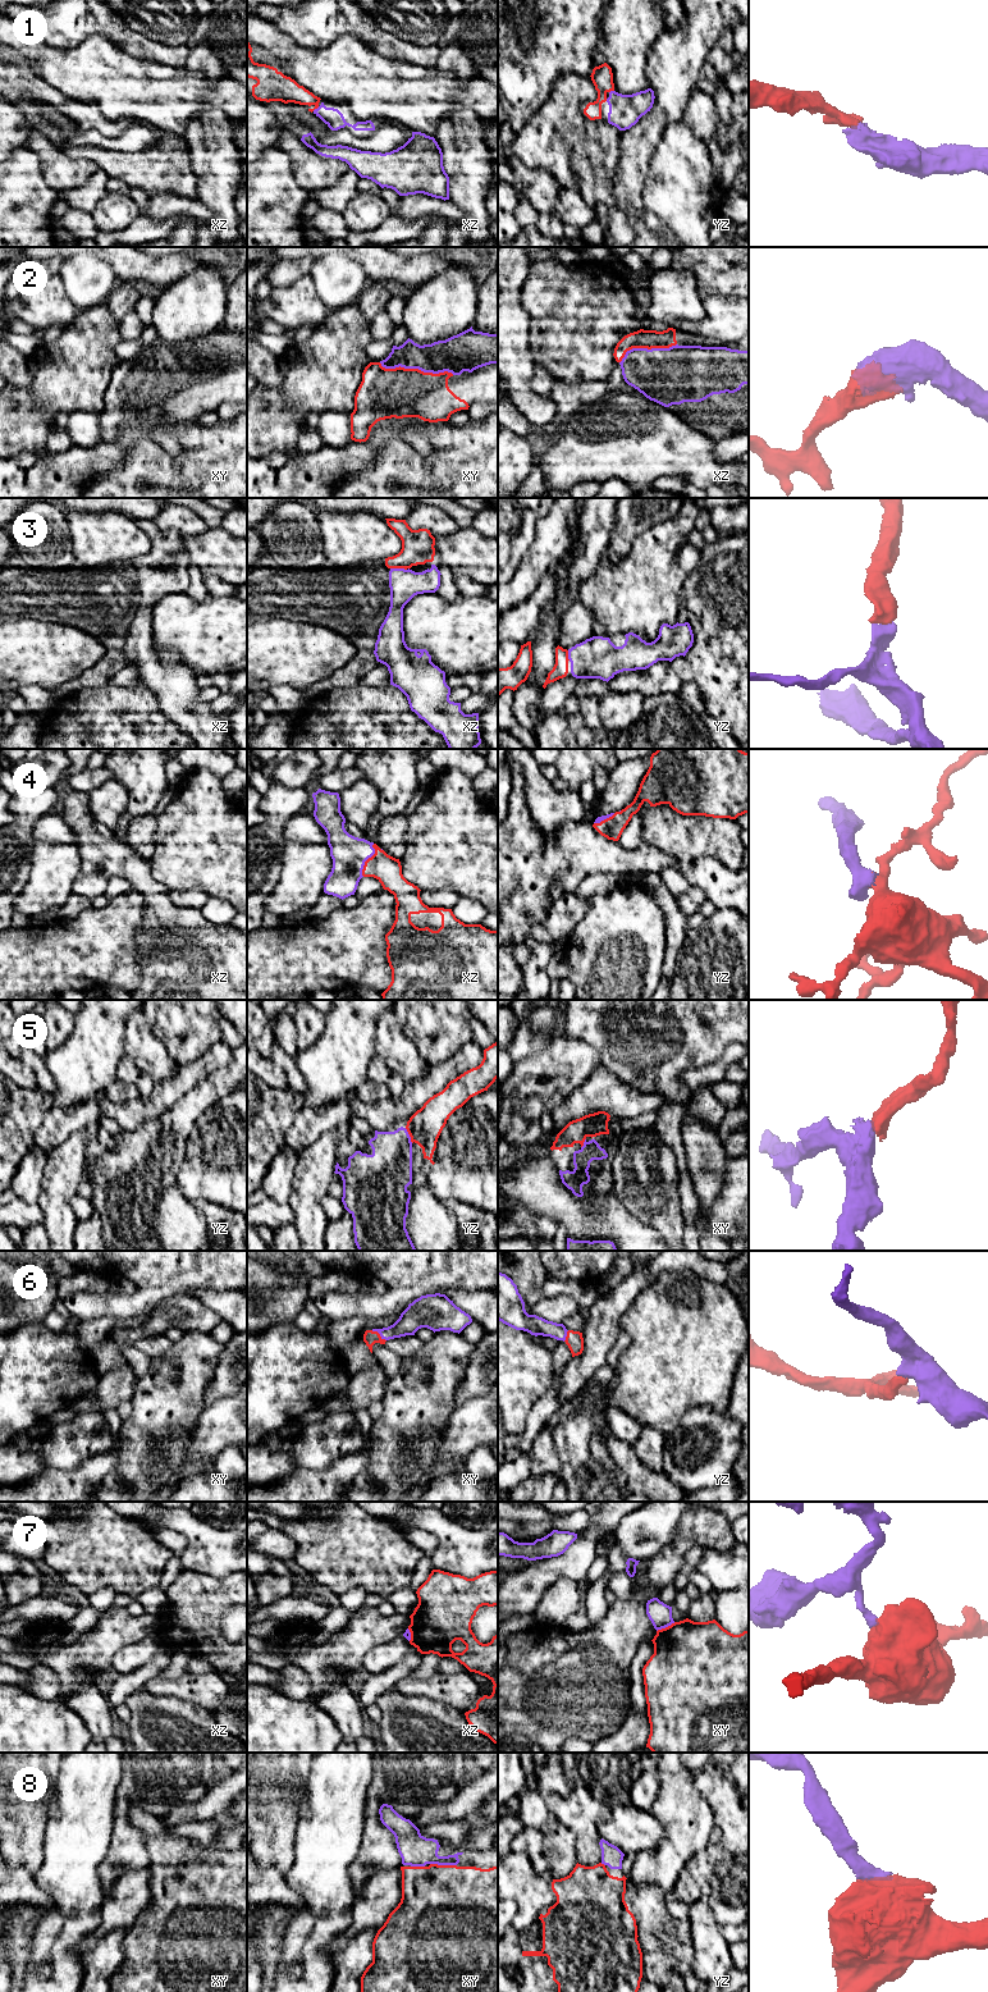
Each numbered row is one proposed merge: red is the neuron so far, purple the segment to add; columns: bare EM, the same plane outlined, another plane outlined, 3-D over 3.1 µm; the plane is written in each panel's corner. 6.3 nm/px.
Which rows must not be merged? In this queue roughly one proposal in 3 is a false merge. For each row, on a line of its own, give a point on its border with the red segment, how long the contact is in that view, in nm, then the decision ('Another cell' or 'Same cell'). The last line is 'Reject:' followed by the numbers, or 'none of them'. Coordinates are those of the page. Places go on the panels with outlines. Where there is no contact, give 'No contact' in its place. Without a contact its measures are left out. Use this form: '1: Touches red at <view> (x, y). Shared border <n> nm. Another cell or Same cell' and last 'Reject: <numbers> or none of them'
1: Touches red at xz (315, 108). Shared border 50 nm. Same cell
2: Touches red at xy (416, 369). Shared border 480 nm. Same cell
3: Touches red at xz (398, 567). Shared border 110 nm. Same cell
4: Touches red at xz (366, 860). Shared border 220 nm. Same cell
5: Touches red at yz (410, 1136). Shared border 110 nm. Same cell
6: Touches red at xy (379, 1334). Shared border 120 nm. Same cell
7: Touches red at xy (666, 1627). Shared border 130 nm. Same cell
8: Touches red at xy (443, 1865). Shared border 170 nm. Same cell
Reject: none of them

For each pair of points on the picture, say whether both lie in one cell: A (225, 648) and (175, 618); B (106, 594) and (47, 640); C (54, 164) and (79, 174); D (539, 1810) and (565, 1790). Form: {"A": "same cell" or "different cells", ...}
{"A": "same cell", "B": "different cells", "C": "same cell", "D": "same cell"}

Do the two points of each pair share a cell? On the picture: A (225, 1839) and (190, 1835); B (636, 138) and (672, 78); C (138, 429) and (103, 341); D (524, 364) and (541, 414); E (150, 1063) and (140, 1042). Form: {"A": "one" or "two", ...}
{"A": "two", "B": "one", "C": "two", "D": "one", "E": "one"}

